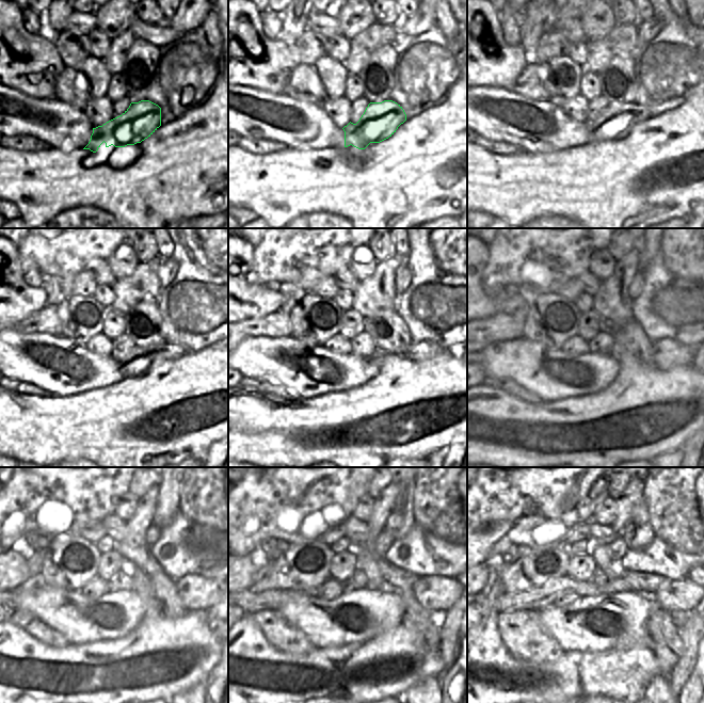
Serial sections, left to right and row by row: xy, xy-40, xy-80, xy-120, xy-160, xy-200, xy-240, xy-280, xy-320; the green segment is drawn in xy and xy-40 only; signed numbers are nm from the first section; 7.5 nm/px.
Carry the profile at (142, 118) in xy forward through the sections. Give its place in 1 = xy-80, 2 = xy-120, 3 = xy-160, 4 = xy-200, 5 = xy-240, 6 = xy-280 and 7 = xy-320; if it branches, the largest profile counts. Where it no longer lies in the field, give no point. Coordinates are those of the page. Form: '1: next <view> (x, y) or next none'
1: next xy-80 (617, 122)
2: next xy-120 (139, 362)
3: next xy-160 (420, 351)
4: next xy-200 (668, 354)
5: next xy-240 (195, 592)
6: next xy-280 (437, 594)
7: next xy-320 (678, 597)

